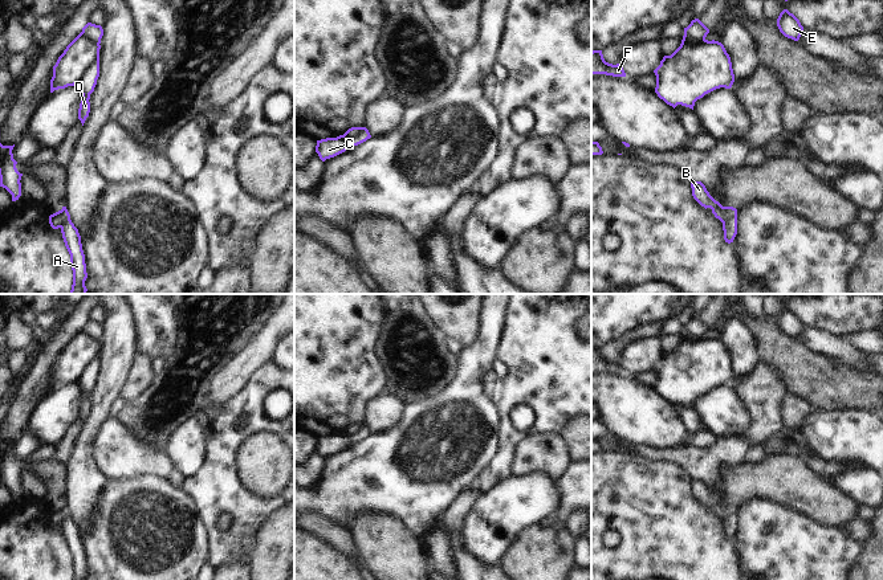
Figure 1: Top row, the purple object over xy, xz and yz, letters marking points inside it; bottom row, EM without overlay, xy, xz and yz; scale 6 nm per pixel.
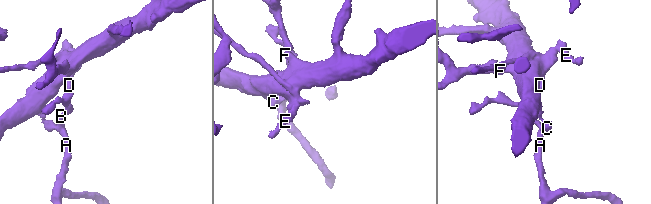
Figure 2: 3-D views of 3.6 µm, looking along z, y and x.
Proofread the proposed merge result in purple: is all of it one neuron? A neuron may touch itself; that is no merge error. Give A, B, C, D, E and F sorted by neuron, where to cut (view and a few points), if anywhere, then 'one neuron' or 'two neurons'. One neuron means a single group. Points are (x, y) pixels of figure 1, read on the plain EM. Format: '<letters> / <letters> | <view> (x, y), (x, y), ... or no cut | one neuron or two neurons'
A C E F / B D | xy (98, 351), (76, 380) | two neurons

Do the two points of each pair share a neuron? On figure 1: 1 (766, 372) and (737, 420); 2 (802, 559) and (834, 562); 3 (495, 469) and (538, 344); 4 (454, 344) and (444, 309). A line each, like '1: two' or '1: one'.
1: two
2: one
3: one
4: two

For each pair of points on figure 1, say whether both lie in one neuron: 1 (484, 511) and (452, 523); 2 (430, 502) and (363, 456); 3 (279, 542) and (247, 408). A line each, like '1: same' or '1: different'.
1: different
2: same
3: different

